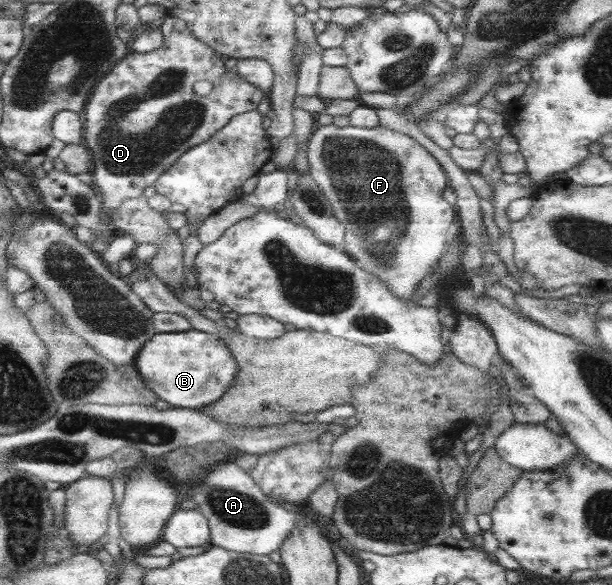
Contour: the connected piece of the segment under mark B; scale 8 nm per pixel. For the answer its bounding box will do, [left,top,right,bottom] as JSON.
[132,328,238,410]

